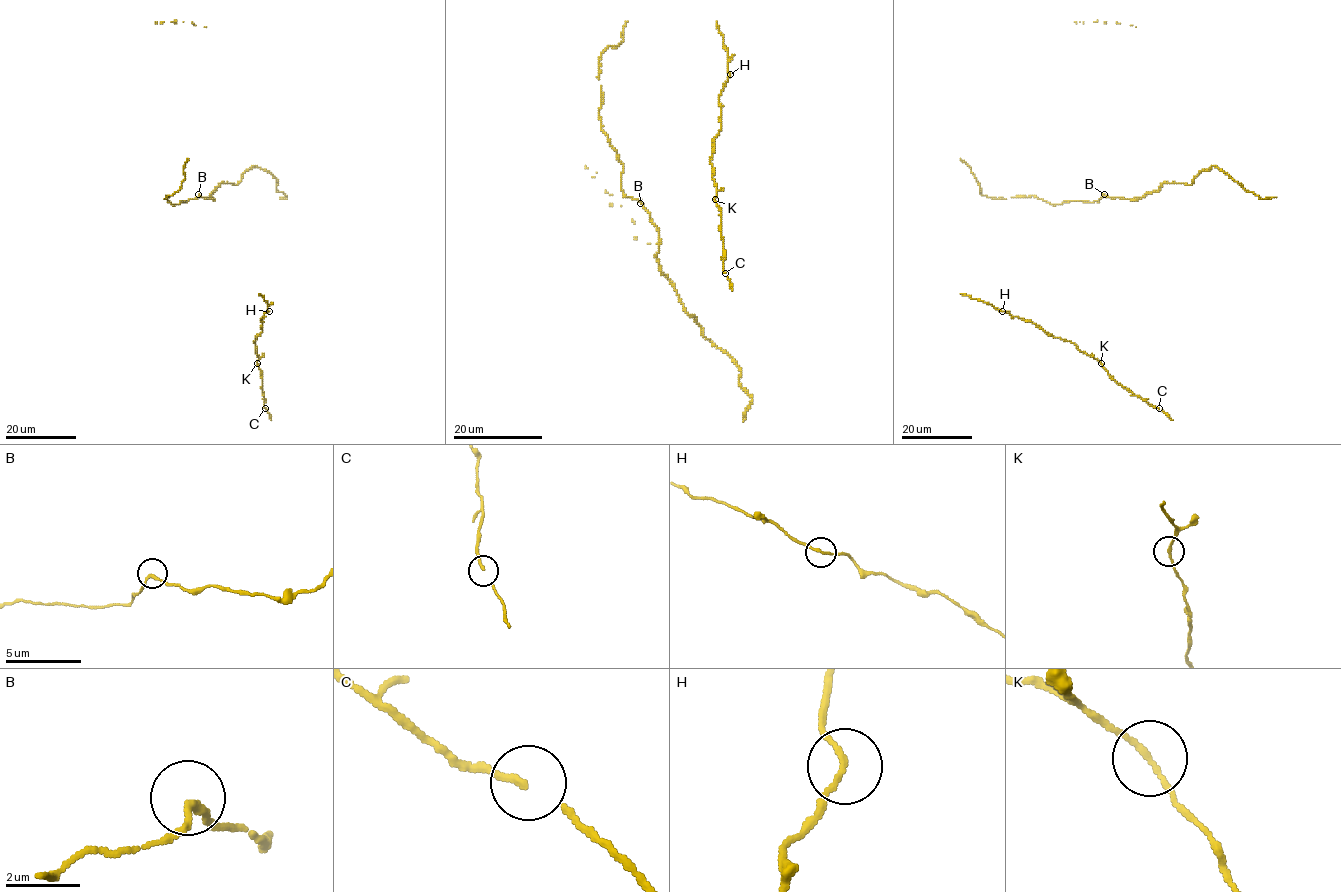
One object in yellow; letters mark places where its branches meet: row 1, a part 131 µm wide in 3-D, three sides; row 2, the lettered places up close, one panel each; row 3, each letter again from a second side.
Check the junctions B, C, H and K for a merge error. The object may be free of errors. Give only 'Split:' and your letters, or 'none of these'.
Split: none of these

